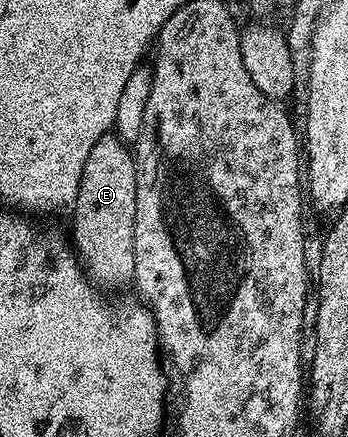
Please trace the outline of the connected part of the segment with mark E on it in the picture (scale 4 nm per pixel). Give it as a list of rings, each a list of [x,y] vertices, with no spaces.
[[[106,133],[95,141],[91,153],[87,153],[87,165],[83,165],[77,197],[71,204],[72,246],[90,280],[102,288],[117,287],[134,278],[136,196],[137,161],[134,152],[116,134]]]

